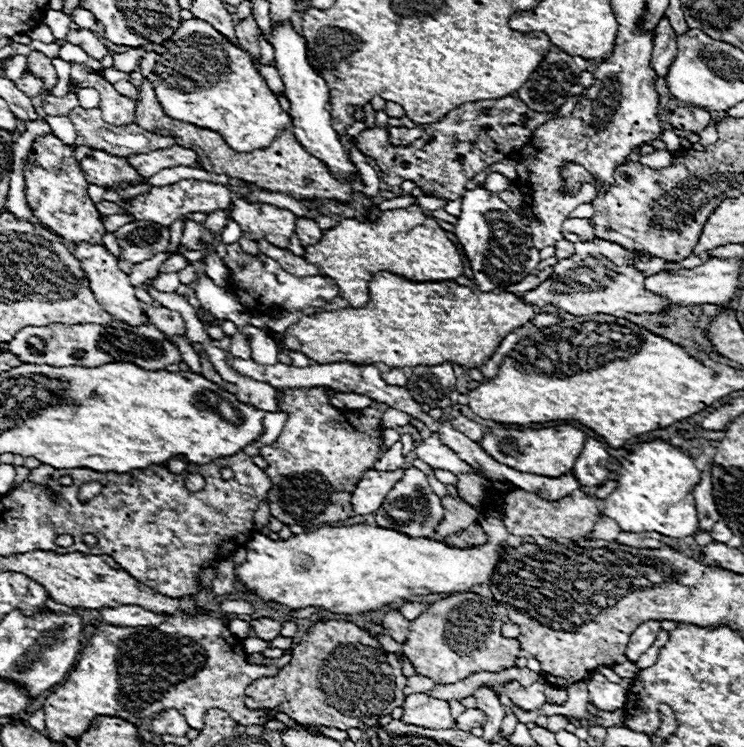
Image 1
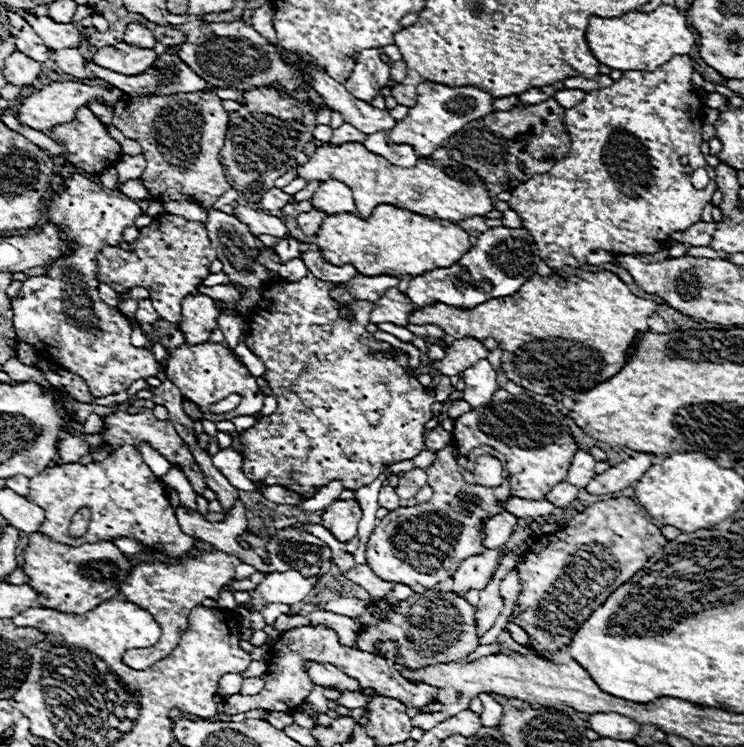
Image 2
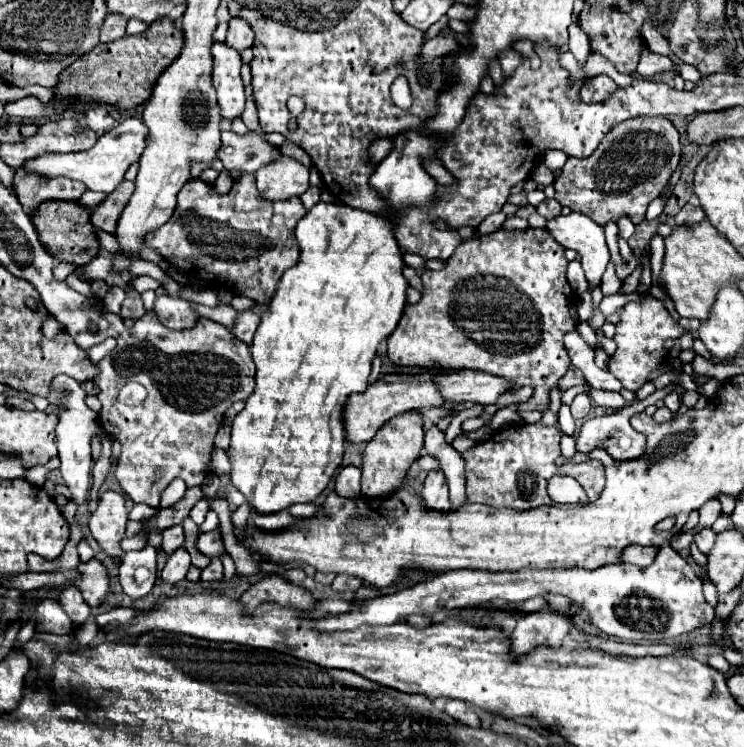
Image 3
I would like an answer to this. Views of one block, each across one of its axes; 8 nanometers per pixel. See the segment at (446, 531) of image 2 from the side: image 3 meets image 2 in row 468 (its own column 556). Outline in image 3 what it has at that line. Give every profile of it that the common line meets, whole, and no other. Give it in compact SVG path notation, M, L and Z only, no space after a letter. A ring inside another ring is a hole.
M514 424L504 430L496 430L488 440L478 442L470 450L462 452L466 462L466 496L468 504L486 504L492 508L530 510L538 506L554 506L546 492L548 480L556 474L556 458L560 456L562 432L556 426Z

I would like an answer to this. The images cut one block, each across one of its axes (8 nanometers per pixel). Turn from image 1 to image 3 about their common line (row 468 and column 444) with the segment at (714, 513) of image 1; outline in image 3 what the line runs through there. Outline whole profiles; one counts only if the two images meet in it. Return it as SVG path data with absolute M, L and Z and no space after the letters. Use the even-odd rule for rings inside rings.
M448 700L446 706L444 706L444 710L446 710L450 716L454 716L456 720L460 720L462 724L466 724L466 726L472 726L472 728L480 726L480 720L478 720L476 710L474 710L470 704L464 704L464 700Z

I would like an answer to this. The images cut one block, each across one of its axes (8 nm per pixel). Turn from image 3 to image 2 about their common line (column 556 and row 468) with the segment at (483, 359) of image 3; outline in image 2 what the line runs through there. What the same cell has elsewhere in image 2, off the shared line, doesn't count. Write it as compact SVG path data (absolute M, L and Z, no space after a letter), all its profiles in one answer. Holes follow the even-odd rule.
M310 272L298 282L270 280L250 312L250 330L244 338L246 346L264 362L264 380L278 400L274 414L260 418L240 434L244 472L254 482L278 484L308 498L316 494L314 488L338 478L344 480L348 490L358 490L376 480L386 466L418 456L424 450L422 430L432 418L430 406L434 402L434 396L426 394L424 386L406 372L408 354L394 350L388 342L376 340L366 331L374 302L350 300L338 304L330 296L332 288L336 284L318 280ZM340 308L350 308L354 320L342 318Z

